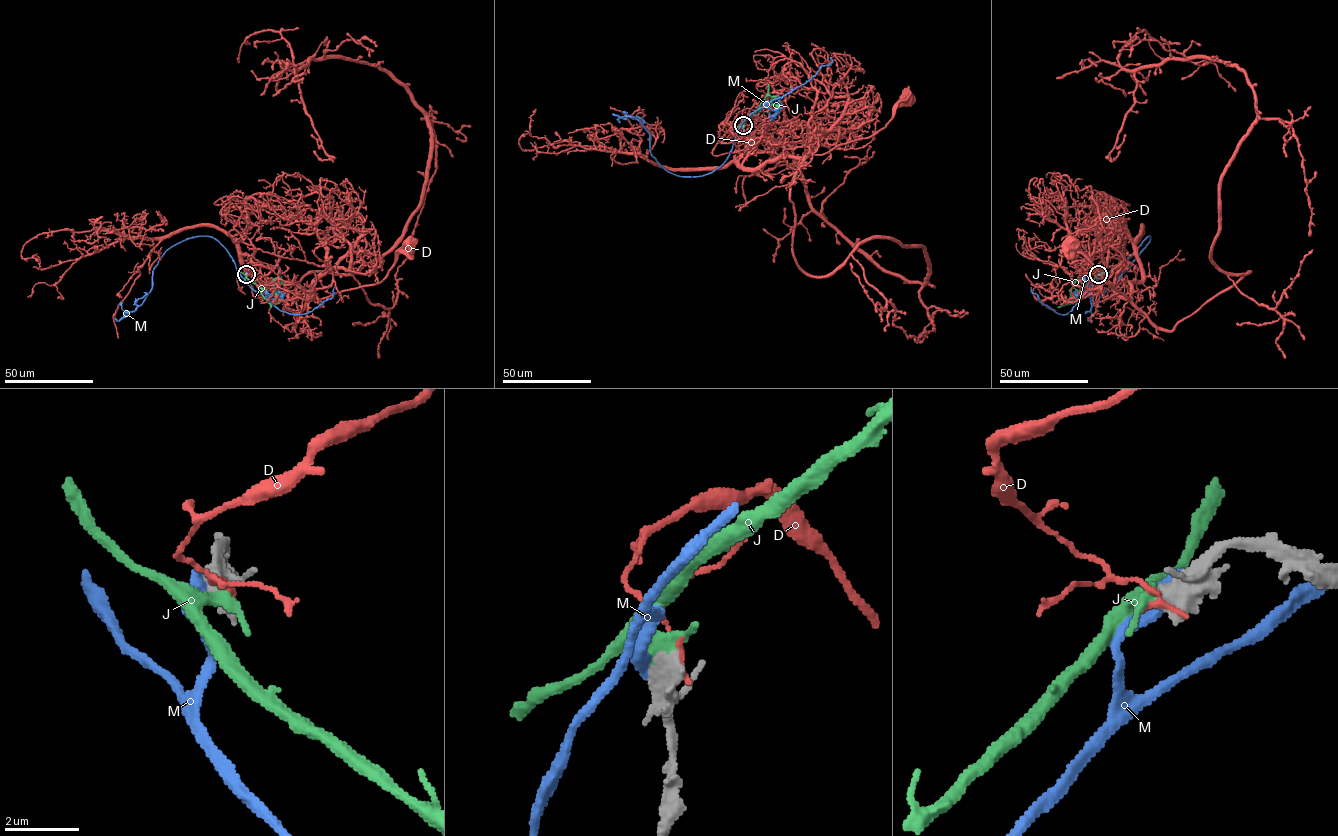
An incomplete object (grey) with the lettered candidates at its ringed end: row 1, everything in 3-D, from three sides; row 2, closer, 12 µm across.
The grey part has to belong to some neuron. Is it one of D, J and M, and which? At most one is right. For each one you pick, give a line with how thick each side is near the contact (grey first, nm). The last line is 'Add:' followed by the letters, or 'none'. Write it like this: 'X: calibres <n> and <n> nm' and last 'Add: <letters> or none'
J: calibres 550 and 320 nm
Add: J

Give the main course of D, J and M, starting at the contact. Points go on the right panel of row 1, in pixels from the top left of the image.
D: (1099, 275), (1091, 267), (1101, 261), (1107, 266), (1130, 263), (1142, 280), (1130, 283), (1128, 298), (1069, 245)
J: (1098, 274), (1069, 304), (1072, 285), (1078, 277), (1086, 281)
M: (1099, 273), (1097, 279), (1129, 257), (1150, 236), (1131, 265), (1091, 307), (1091, 316), (1087, 319)

